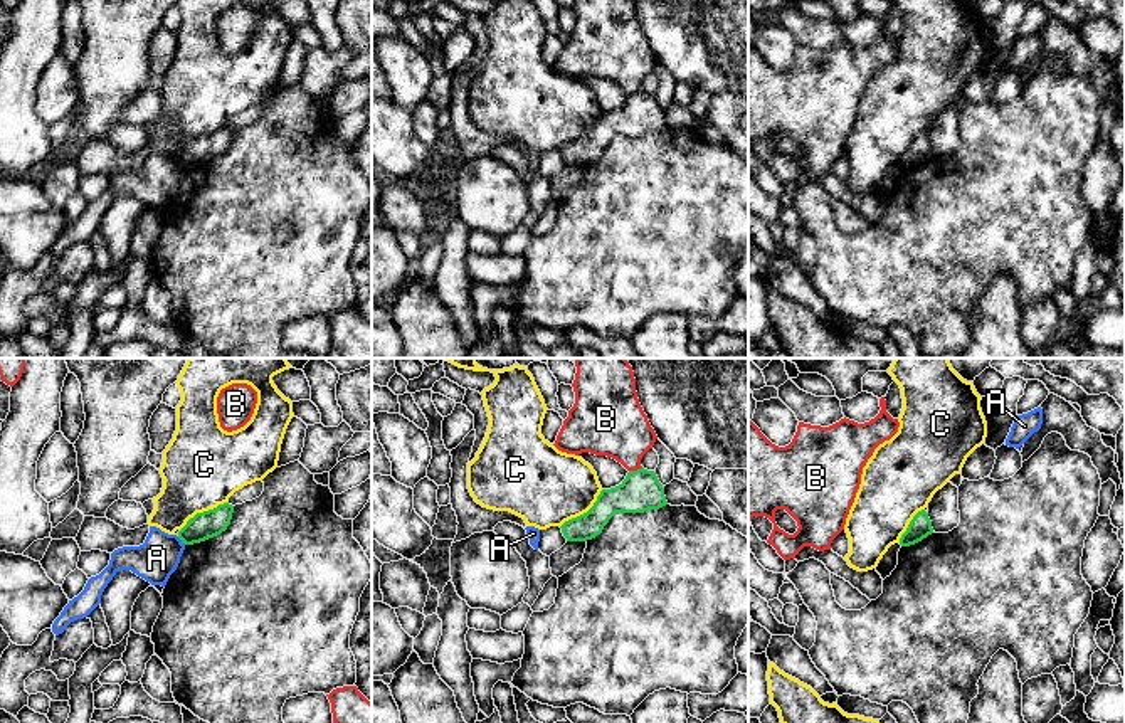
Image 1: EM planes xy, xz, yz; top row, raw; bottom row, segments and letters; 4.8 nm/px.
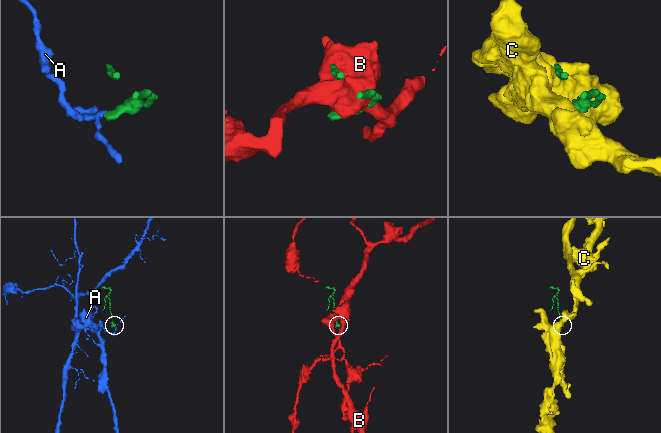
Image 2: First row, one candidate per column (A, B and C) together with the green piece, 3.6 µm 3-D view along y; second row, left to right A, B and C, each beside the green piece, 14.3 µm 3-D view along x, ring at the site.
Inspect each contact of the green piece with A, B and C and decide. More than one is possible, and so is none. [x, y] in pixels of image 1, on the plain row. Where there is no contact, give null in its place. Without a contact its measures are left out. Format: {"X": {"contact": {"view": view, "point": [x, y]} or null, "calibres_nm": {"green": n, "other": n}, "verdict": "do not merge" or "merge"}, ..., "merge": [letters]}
{"A": {"contact": {"view": "xy", "point": [182, 163]}, "calibres_nm": {"green": 130, "other": 200}, "verdict": "do not merge"}, "B": {"contact": {"view": "xz", "point": [634, 94]}, "calibres_nm": {"green": 190, "other": 320}, "verdict": "do not merge"}, "C": {"contact": {"view": "xz", "point": [584, 137]}, "calibres_nm": {"green": 160, "other": 380}, "verdict": "do not merge"}, "merge": []}

